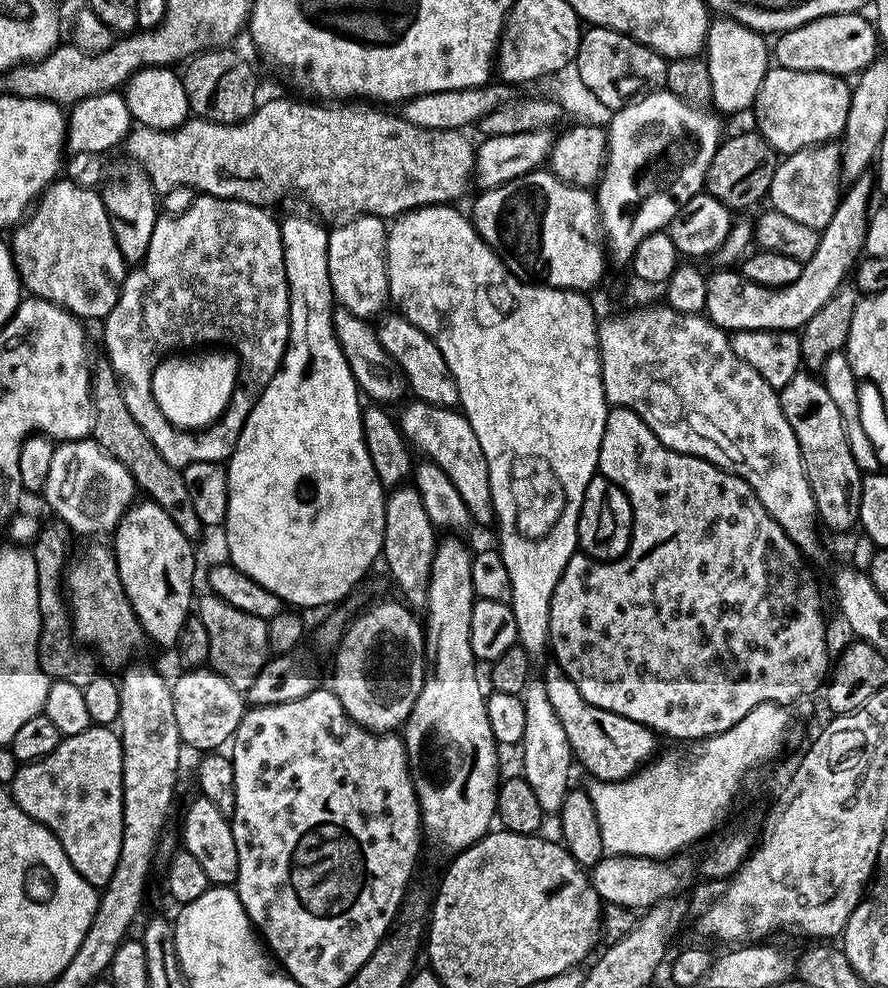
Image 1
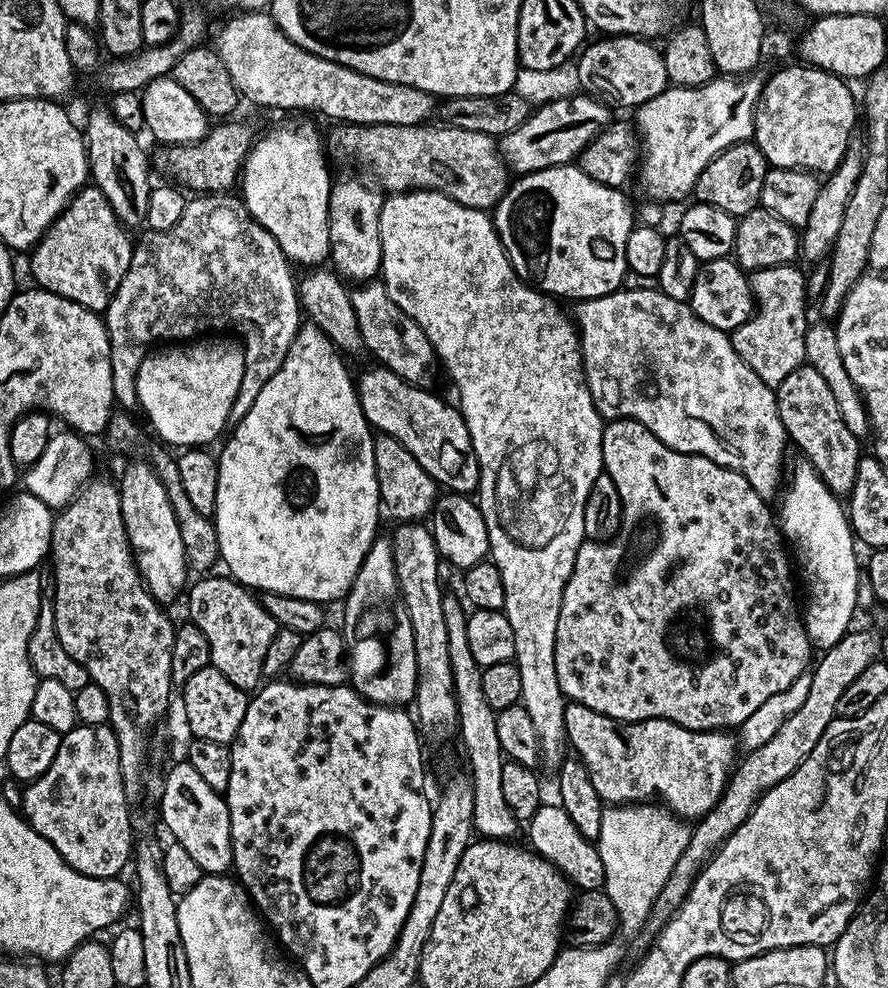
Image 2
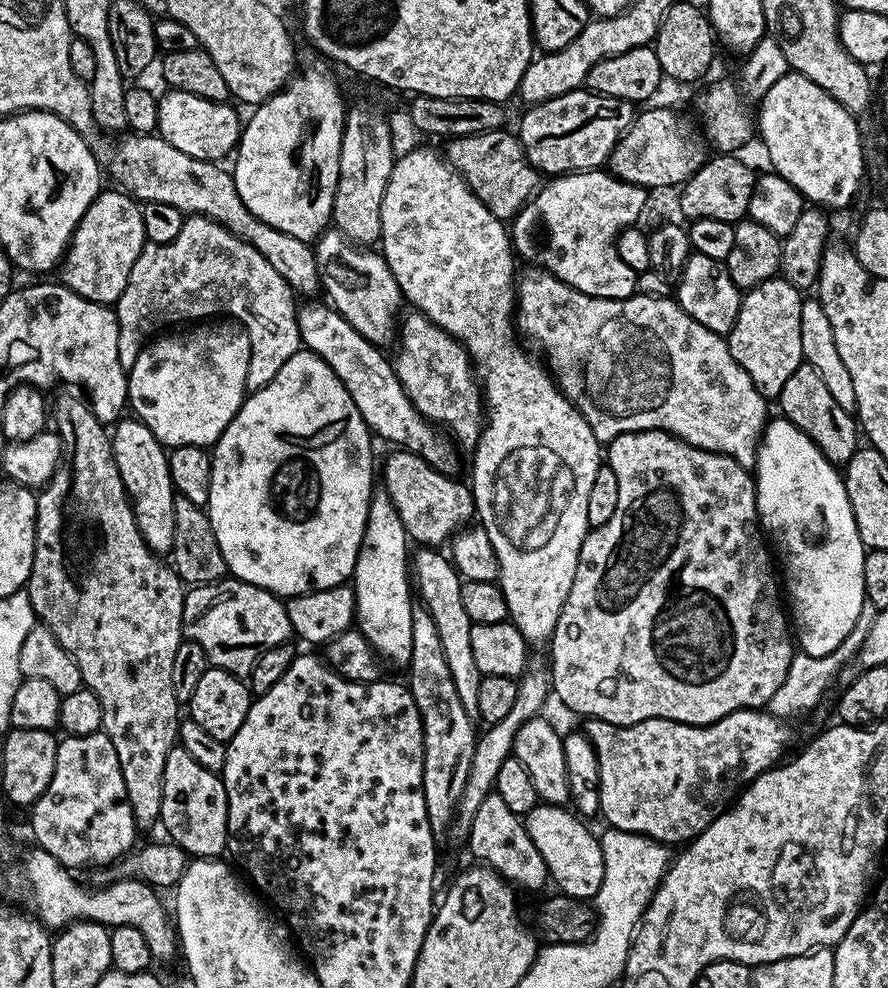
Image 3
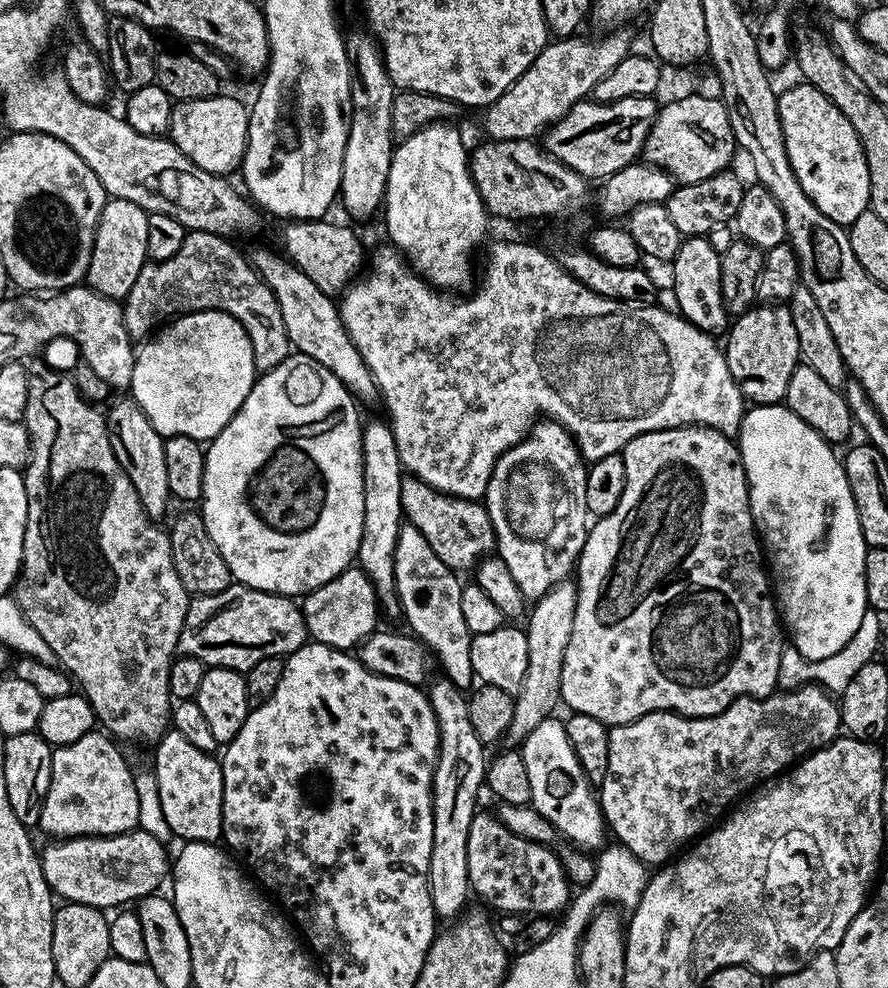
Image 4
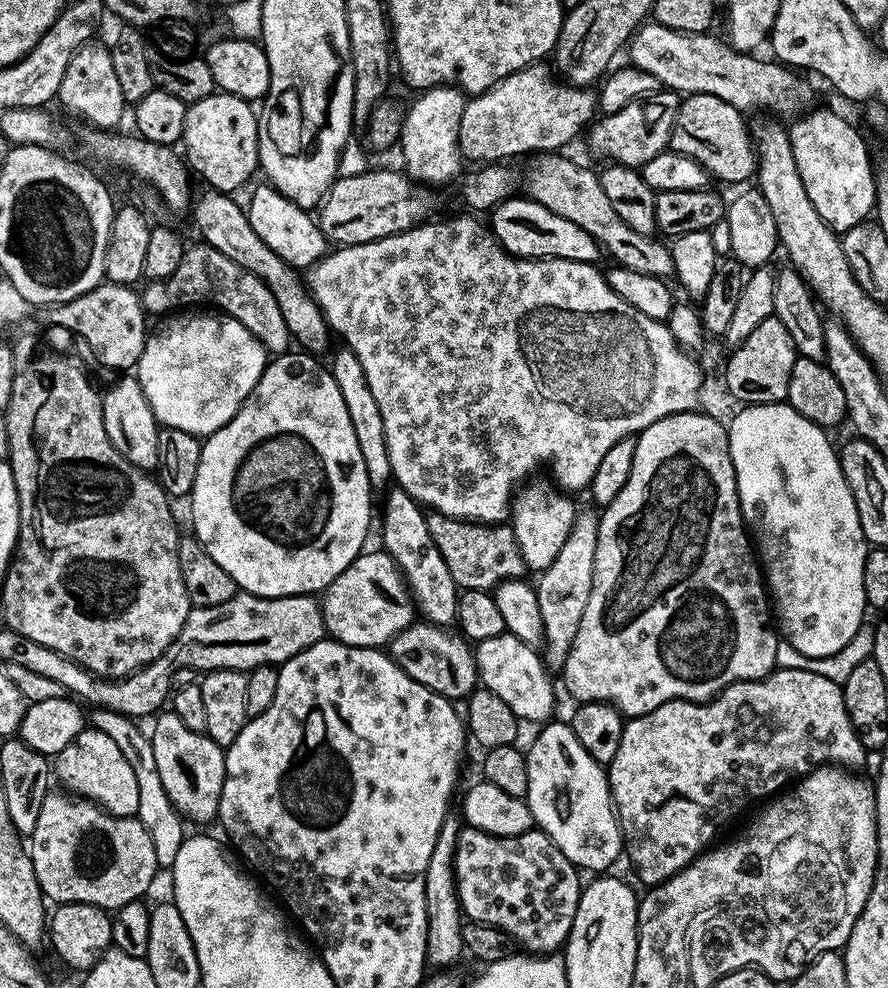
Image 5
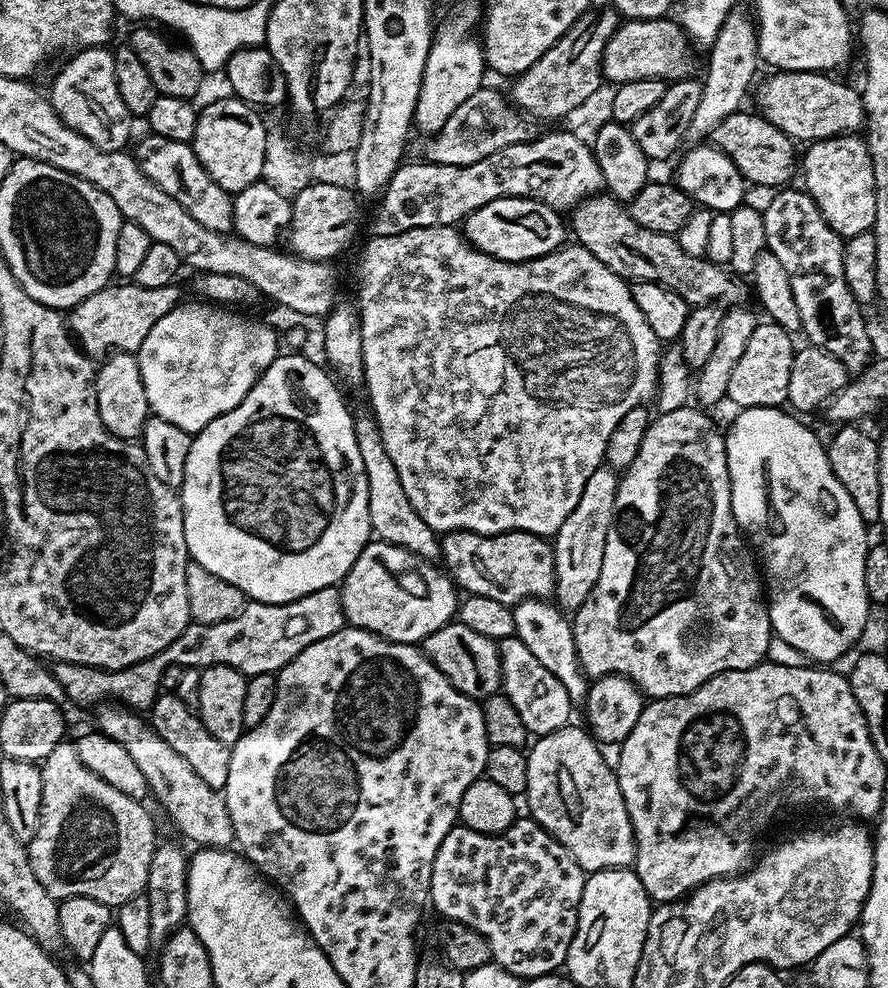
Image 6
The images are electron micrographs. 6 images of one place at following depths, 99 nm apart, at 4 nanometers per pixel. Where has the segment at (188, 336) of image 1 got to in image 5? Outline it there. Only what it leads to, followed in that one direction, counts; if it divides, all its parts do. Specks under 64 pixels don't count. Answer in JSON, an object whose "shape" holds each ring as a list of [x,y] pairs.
{"shape":[[[196,242],[193,248],[192,245],[185,247],[182,263],[174,274],[170,274],[170,278],[150,280],[143,286],[140,305],[149,317],[163,317],[187,309],[184,308],[187,304],[200,304],[196,306],[219,310],[223,315],[242,322],[242,326],[246,326],[246,330],[260,340],[265,353],[283,354],[293,347],[294,341],[286,326],[286,318],[282,318],[282,310],[278,310],[278,302],[274,302],[274,294],[270,294],[267,286],[257,276],[250,274],[250,270],[238,266],[238,262],[226,258],[226,254],[206,243]]]}

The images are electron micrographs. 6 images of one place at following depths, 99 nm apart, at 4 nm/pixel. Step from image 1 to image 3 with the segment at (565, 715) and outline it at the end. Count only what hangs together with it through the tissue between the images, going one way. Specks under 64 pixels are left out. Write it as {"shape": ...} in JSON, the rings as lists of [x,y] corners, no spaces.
{"shape":[[[743,708],[726,714],[713,724],[702,725],[679,724],[673,720],[643,720],[630,726],[618,726],[585,719],[582,731],[594,746],[594,754],[598,754],[598,803],[602,820],[608,828],[649,836],[659,844],[687,845],[725,812],[754,777],[781,763],[780,755],[792,740],[792,732],[784,724],[787,723],[781,717],[755,708]]]}

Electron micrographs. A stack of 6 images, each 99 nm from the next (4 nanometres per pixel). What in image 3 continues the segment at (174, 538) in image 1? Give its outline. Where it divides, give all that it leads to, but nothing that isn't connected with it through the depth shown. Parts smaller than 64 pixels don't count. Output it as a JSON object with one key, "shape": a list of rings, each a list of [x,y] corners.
{"shape":[[[135,418],[117,420],[111,429],[110,439],[114,462],[118,466],[118,474],[122,474],[122,482],[128,492],[128,501],[132,504],[132,513],[138,522],[138,530],[142,534],[142,538],[149,544],[153,552],[157,554],[171,553],[174,542],[174,502],[178,493],[172,487],[168,452],[165,445],[161,444],[158,438],[154,438],[154,434],[142,421]]]}

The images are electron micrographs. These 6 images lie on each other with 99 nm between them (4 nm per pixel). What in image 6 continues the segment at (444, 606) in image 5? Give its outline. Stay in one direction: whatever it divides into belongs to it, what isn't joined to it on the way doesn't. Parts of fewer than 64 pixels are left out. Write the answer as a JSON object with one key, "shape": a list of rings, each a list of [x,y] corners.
{"shape":[[[357,415],[356,441],[362,454],[364,469],[368,475],[368,509],[372,532],[388,544],[410,550],[415,556],[429,562],[435,561],[440,554],[440,542],[437,533],[432,531],[426,522],[410,506],[410,498],[406,498],[406,490],[402,490],[402,478],[398,478],[398,470],[394,470],[394,462],[390,462],[390,454],[386,454],[386,446],[382,442],[382,434],[378,430],[375,419],[371,415]]]}

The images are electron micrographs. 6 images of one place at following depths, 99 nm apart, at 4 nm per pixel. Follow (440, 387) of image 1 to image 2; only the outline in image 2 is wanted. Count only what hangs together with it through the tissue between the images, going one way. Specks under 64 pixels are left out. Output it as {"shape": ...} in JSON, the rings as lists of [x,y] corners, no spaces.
{"shape":[[[364,282],[351,289],[354,318],[358,318],[361,345],[373,356],[377,365],[388,368],[398,378],[408,384],[417,386],[425,383],[424,379],[432,372],[432,364],[437,363],[436,349],[430,338],[422,330],[422,326],[415,324],[407,314],[396,305],[390,297],[383,283]]]}

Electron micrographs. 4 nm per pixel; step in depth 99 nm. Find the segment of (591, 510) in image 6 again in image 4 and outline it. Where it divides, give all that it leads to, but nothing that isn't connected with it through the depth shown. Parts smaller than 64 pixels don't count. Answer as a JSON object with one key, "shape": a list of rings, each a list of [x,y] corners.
{"shape":[[[571,579],[558,582],[546,595],[531,605],[527,613],[526,631],[526,678],[519,692],[515,693],[514,718],[503,734],[503,743],[508,746],[523,745],[525,738],[538,726],[538,722],[549,719],[557,707],[561,707],[562,658],[566,656],[566,645],[570,642],[570,630],[574,630],[577,585]]]}

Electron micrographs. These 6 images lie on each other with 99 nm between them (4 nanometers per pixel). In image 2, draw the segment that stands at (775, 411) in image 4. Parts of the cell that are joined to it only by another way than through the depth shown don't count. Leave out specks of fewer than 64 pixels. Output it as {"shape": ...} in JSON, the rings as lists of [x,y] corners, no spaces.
{"shape":[[[800,462],[800,465],[793,472],[791,469],[790,479],[787,481],[779,500],[778,527],[783,539],[791,547],[792,544],[796,547],[794,560],[798,565],[798,576],[799,579],[800,576],[804,579],[804,588],[808,591],[808,605],[805,603],[802,608],[804,629],[813,649],[823,650],[834,646],[849,632],[851,624],[848,623],[851,622],[852,615],[856,612],[856,591],[859,590],[860,584],[862,588],[862,564],[861,561],[860,564],[856,561],[856,548],[858,549],[858,544],[854,539],[852,525],[848,519],[848,514],[841,497],[834,495],[828,489],[826,482],[822,482],[822,478],[814,471],[811,464]]]}

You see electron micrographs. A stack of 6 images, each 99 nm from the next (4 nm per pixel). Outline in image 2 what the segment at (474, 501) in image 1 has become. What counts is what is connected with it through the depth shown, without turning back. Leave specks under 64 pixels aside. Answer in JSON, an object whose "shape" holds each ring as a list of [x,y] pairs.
{"shape":[[[371,367],[355,381],[356,397],[360,399],[362,414],[368,419],[369,425],[377,433],[398,438],[398,442],[402,442],[402,446],[406,446],[406,450],[410,450],[410,454],[418,458],[418,466],[422,466],[422,470],[426,470],[426,474],[430,474],[430,478],[434,478],[441,489],[461,494],[475,493],[480,486],[480,467],[474,454],[474,442],[470,438],[470,430],[459,407],[455,403],[447,404],[446,401],[439,400],[434,393],[427,392],[427,387],[408,384],[388,368]]]}

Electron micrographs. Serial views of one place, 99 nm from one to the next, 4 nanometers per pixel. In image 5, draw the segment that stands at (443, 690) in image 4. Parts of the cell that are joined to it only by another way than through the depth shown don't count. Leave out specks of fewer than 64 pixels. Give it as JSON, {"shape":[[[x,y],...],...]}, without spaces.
{"shape":[[[450,814],[442,822],[442,830],[438,830],[438,842],[434,842],[434,850],[430,854],[430,862],[424,871],[424,889],[426,890],[426,964],[432,970],[448,970],[465,955],[462,930],[466,917],[460,910],[460,899],[456,889],[454,874],[454,858],[456,843],[462,827],[459,815]]]}

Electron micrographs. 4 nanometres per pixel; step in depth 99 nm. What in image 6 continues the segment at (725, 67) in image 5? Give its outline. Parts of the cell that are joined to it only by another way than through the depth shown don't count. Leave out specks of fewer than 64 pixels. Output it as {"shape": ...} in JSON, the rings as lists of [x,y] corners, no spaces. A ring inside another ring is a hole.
{"shape":[[[675,19],[624,20],[606,42],[604,57],[600,59],[603,79],[607,83],[609,80],[612,86],[642,78],[656,78],[665,82],[683,80],[692,68],[688,46],[690,40]],[[773,71],[764,81],[759,81],[756,92],[756,104],[759,115],[764,116],[778,130],[782,130],[794,142],[811,142],[814,140],[825,140],[831,136],[847,136],[856,134],[865,127],[866,117],[864,115],[864,98],[859,91],[856,92],[848,84],[843,84],[832,74],[823,72],[782,72]]]}

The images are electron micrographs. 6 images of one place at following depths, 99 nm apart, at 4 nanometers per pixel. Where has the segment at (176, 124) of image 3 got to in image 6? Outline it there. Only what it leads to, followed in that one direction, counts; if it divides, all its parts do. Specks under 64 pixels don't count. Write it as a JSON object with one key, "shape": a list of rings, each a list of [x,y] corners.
{"shape":[[[237,98],[229,99],[216,100],[201,112],[199,109],[190,143],[206,174],[210,174],[210,178],[214,178],[222,190],[235,194],[261,179],[267,132],[261,113],[255,107]]]}

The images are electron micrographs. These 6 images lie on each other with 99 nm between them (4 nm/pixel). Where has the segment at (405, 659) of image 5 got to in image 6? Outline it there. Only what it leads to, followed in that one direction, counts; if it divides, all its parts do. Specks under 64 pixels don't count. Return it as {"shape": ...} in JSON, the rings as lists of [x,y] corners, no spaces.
{"shape":[[[453,622],[434,630],[434,634],[422,641],[422,651],[426,659],[438,666],[438,670],[457,690],[473,700],[483,702],[501,691],[500,653],[497,641],[482,638],[482,634],[470,630],[470,626]]]}

